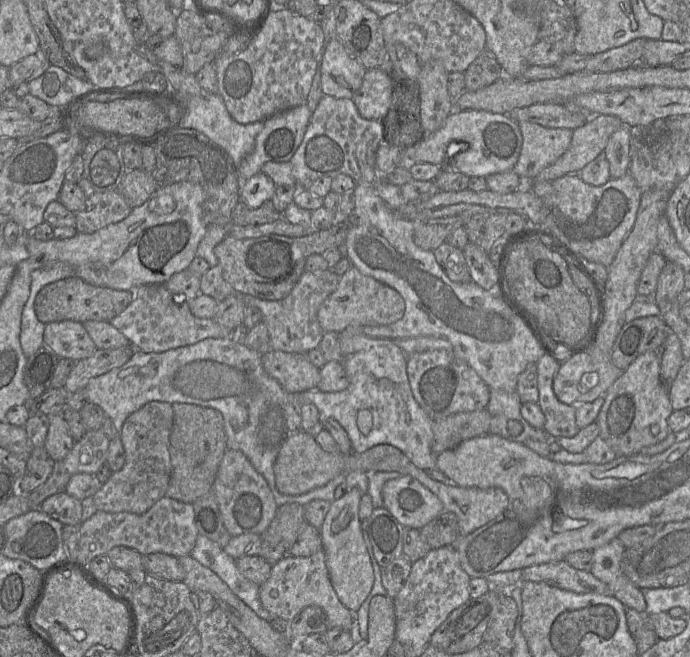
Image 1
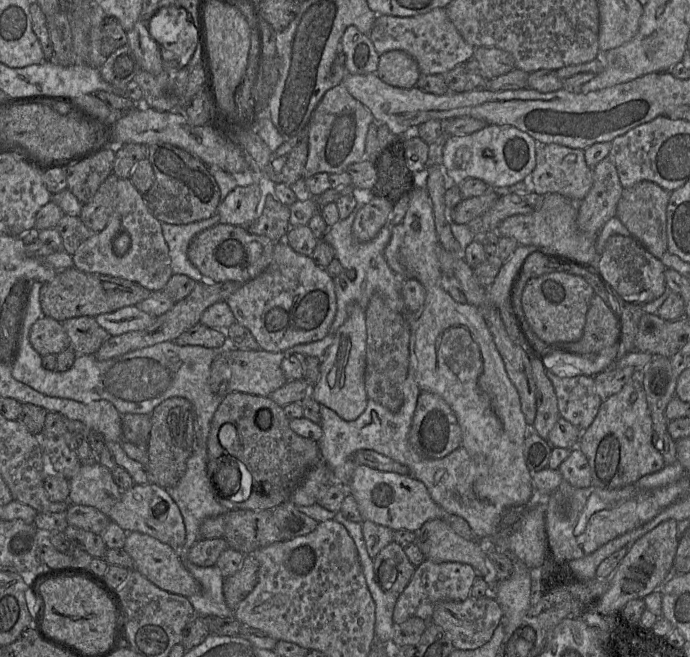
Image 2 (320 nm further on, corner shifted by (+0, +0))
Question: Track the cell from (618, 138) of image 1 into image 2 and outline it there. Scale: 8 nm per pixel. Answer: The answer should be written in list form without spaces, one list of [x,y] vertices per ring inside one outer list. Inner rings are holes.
[[[605,157],[593,168],[592,187],[578,203],[578,229],[586,235],[597,235],[603,225],[616,216],[623,189],[615,165]]]

